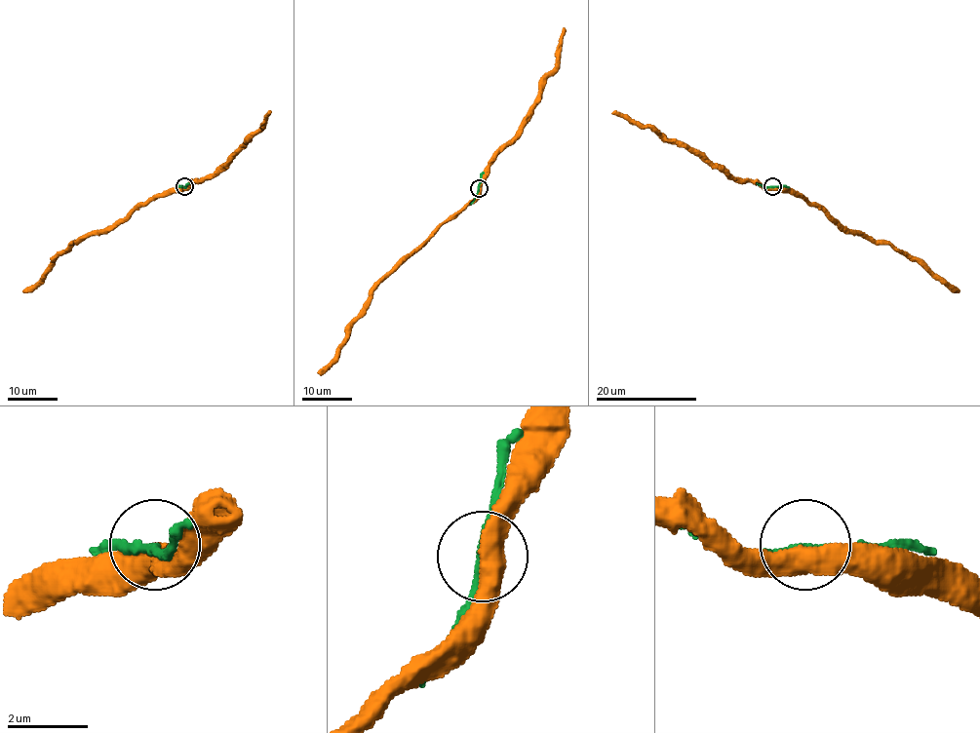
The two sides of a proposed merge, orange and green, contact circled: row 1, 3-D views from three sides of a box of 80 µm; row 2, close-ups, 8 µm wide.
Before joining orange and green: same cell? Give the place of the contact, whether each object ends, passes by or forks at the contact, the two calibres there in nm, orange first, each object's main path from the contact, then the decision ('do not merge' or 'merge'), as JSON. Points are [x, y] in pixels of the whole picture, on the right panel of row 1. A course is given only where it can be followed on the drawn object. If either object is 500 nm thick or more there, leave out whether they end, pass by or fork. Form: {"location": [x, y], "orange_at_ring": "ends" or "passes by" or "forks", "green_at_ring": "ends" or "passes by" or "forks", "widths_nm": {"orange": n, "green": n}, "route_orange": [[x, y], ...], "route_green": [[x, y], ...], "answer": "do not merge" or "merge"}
{"location": [772, 186], "widths_nm": {"orange": 500, "green": 180}, "route_orange": [[772, 187], [790, 188], [815, 203], [833, 220], [921, 259], [960, 291]], "route_green": [[772, 185], [764, 187], [756, 183]], "answer": "merge"}

